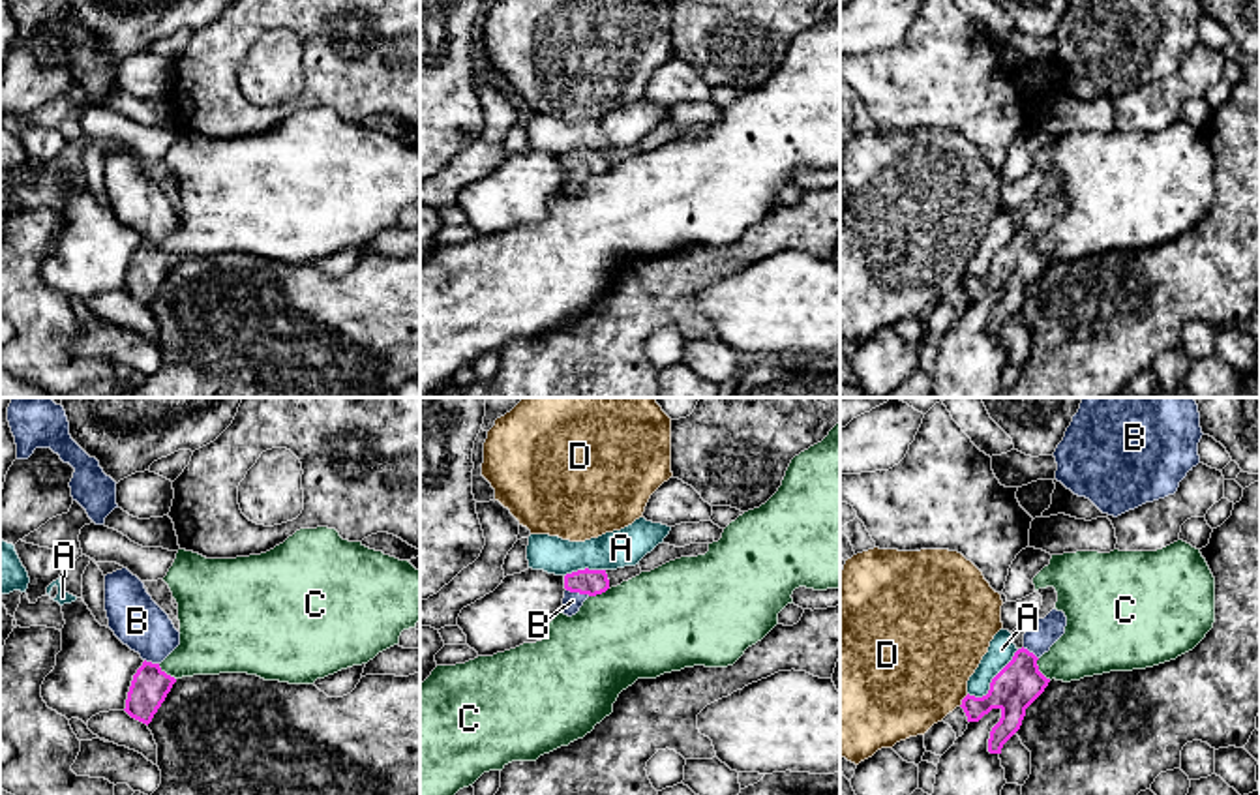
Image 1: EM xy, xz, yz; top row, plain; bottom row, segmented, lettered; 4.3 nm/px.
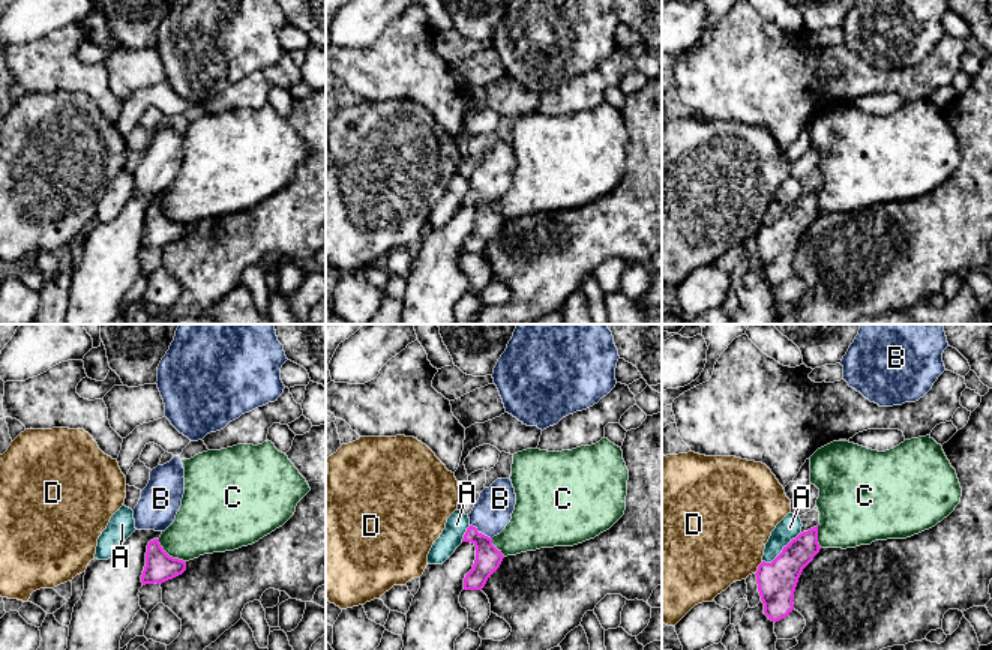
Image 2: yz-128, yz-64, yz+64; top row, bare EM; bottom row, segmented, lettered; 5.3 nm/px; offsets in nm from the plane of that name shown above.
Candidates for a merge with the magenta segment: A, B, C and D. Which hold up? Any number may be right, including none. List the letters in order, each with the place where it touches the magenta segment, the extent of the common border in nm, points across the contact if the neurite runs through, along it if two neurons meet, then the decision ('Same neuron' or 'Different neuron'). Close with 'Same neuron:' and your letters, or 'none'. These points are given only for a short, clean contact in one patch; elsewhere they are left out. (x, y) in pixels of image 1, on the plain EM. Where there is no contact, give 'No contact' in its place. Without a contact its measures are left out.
A: Touches magenta at yz (992, 261). Shared border 300 nm. Different neuron
B: Touches magenta at xz (578, 171). Shared border 110 nm. Path across: xz (585, 162), (578, 171), (572, 180). Same neuron
C: Touches magenta at yz (1037, 250). Shared border 110 nm. Different neuron
D: Touches magenta at yz (962, 280). Shared border 70 nm. Different neuron
Same neuron: B

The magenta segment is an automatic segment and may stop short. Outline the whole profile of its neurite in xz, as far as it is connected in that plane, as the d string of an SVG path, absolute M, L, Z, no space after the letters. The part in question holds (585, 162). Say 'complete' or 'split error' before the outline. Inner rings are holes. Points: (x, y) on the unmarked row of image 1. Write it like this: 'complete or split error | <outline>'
split error | M578 150L564 156L564 178L561 193L572 197L579 191L589 176L602 174L609 169L606 150Z

